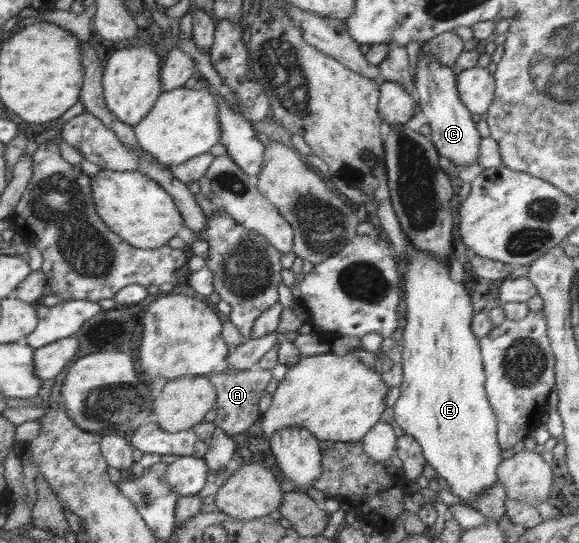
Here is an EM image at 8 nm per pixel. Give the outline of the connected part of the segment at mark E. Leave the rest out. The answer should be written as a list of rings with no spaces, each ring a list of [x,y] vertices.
[[[408,241],[409,245],[413,247],[415,251],[415,260],[405,261],[402,264],[404,271],[404,281],[402,282],[403,287],[403,303],[406,307],[406,320],[407,324],[403,331],[403,347],[402,347],[402,370],[404,371],[404,377],[399,385],[400,396],[394,404],[394,422],[395,425],[399,425],[403,429],[404,433],[414,437],[417,443],[421,446],[424,460],[427,464],[431,465],[437,473],[437,476],[442,477],[449,486],[449,492],[459,497],[460,500],[465,502],[473,502],[479,498],[481,492],[485,492],[487,488],[491,488],[495,484],[495,480],[498,479],[499,465],[503,458],[501,457],[501,447],[497,439],[497,418],[495,417],[493,408],[489,403],[485,383],[485,370],[480,352],[481,341],[474,336],[471,331],[471,320],[473,319],[473,306],[471,305],[471,298],[469,296],[468,289],[464,284],[455,283],[450,279],[450,264],[444,263],[442,259],[436,259],[421,249],[417,249]]]

